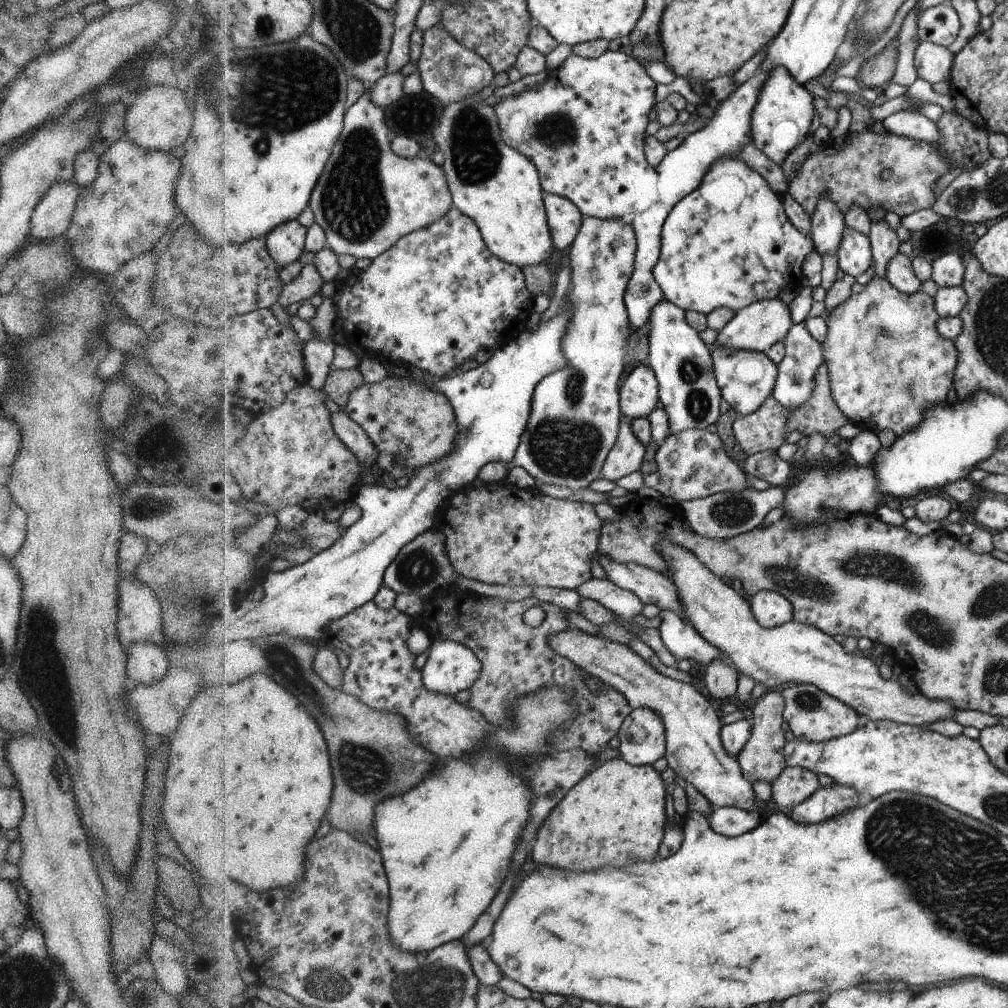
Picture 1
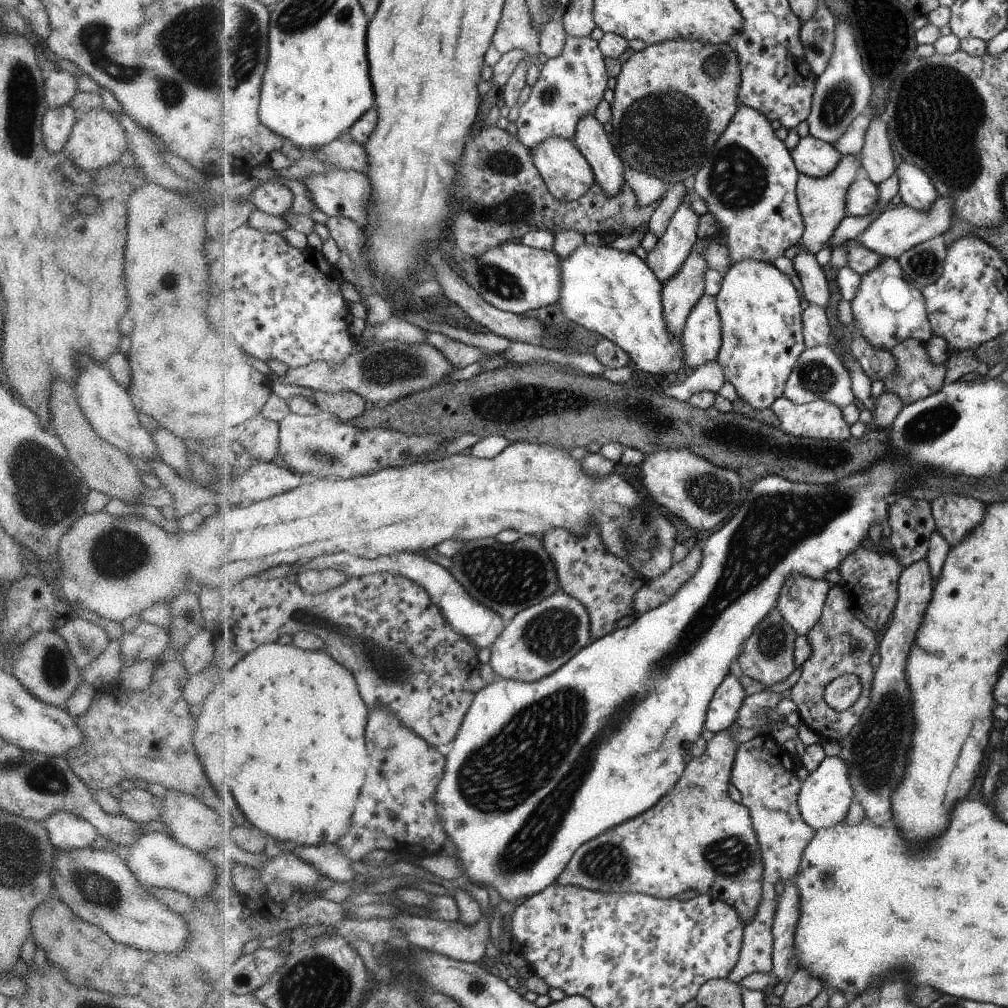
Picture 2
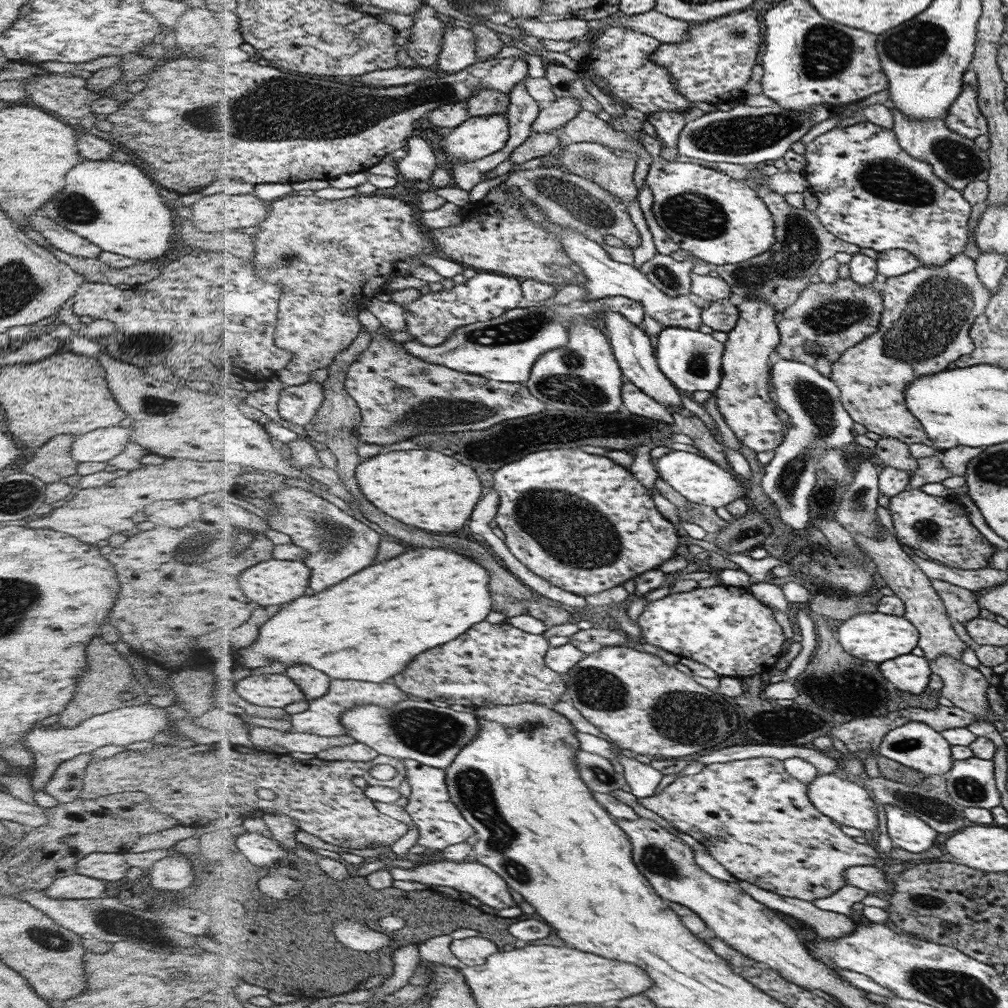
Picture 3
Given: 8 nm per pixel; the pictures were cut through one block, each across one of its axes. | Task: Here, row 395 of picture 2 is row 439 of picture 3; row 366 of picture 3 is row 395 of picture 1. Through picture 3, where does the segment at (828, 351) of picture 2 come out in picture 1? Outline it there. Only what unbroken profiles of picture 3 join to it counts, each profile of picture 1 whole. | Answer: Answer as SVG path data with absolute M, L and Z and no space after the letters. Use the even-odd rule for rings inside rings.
M797 323L790 329L787 337L782 340L785 346L785 355L778 366L778 380L775 382L772 397L778 400L787 412L795 412L798 407L807 403L815 389L815 376L817 370L825 364L823 346L812 338L812 335L805 329L805 324Z

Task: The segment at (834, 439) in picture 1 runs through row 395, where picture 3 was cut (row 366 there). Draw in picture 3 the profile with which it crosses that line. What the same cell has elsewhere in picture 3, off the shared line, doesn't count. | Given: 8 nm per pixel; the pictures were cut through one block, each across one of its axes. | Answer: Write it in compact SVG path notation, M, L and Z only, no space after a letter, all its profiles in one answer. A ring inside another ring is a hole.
M851 276L836 278L834 284L811 283L798 294L798 300L777 317L781 340L776 352L781 358L803 362L831 378L835 362L852 346L876 333L882 316L883 296L872 284L860 286Z

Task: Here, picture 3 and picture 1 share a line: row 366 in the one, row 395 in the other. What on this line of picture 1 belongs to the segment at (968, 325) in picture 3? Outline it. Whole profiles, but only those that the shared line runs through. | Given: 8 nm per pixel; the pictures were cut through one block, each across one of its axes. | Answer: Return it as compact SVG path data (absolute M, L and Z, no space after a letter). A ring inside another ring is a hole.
M876 275L864 285L860 293L852 293L836 310L824 316L828 334L821 344L825 365L831 379L831 391L840 410L852 424L863 429L888 428L894 434L912 430L922 420L926 408L945 401L955 366L958 365L958 348L955 342L944 338L938 331L940 318L935 299L918 289L912 294L899 291L886 277Z

